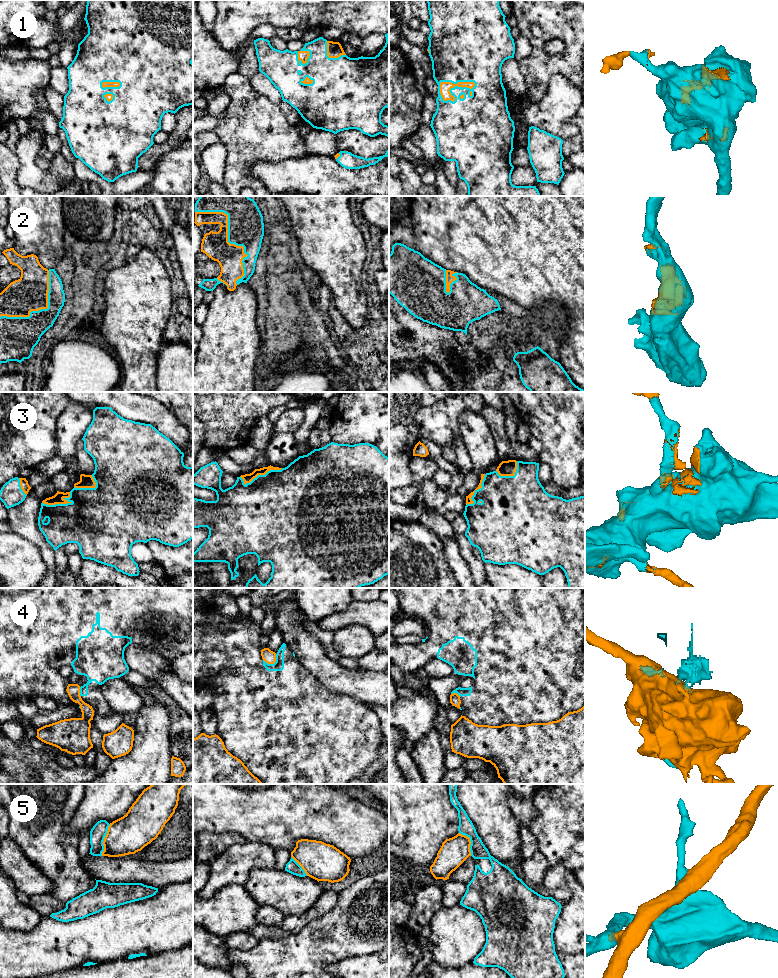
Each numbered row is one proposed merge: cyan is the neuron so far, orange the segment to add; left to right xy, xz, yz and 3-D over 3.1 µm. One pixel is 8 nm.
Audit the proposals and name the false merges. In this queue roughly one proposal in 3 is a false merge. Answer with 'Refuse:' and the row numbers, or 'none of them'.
Refuse: 4, 5

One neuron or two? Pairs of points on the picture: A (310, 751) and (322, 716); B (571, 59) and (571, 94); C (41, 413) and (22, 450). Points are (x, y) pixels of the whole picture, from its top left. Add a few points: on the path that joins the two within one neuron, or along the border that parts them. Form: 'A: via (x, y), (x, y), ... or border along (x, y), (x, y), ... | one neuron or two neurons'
A: via (311, 742), (311, 729), (313, 725) | one neuron
B: border along (548, 81), (555, 74), (563, 74), (574, 85) | two neurons
C: via (40, 422), (40, 432), (31, 441) | one neuron

